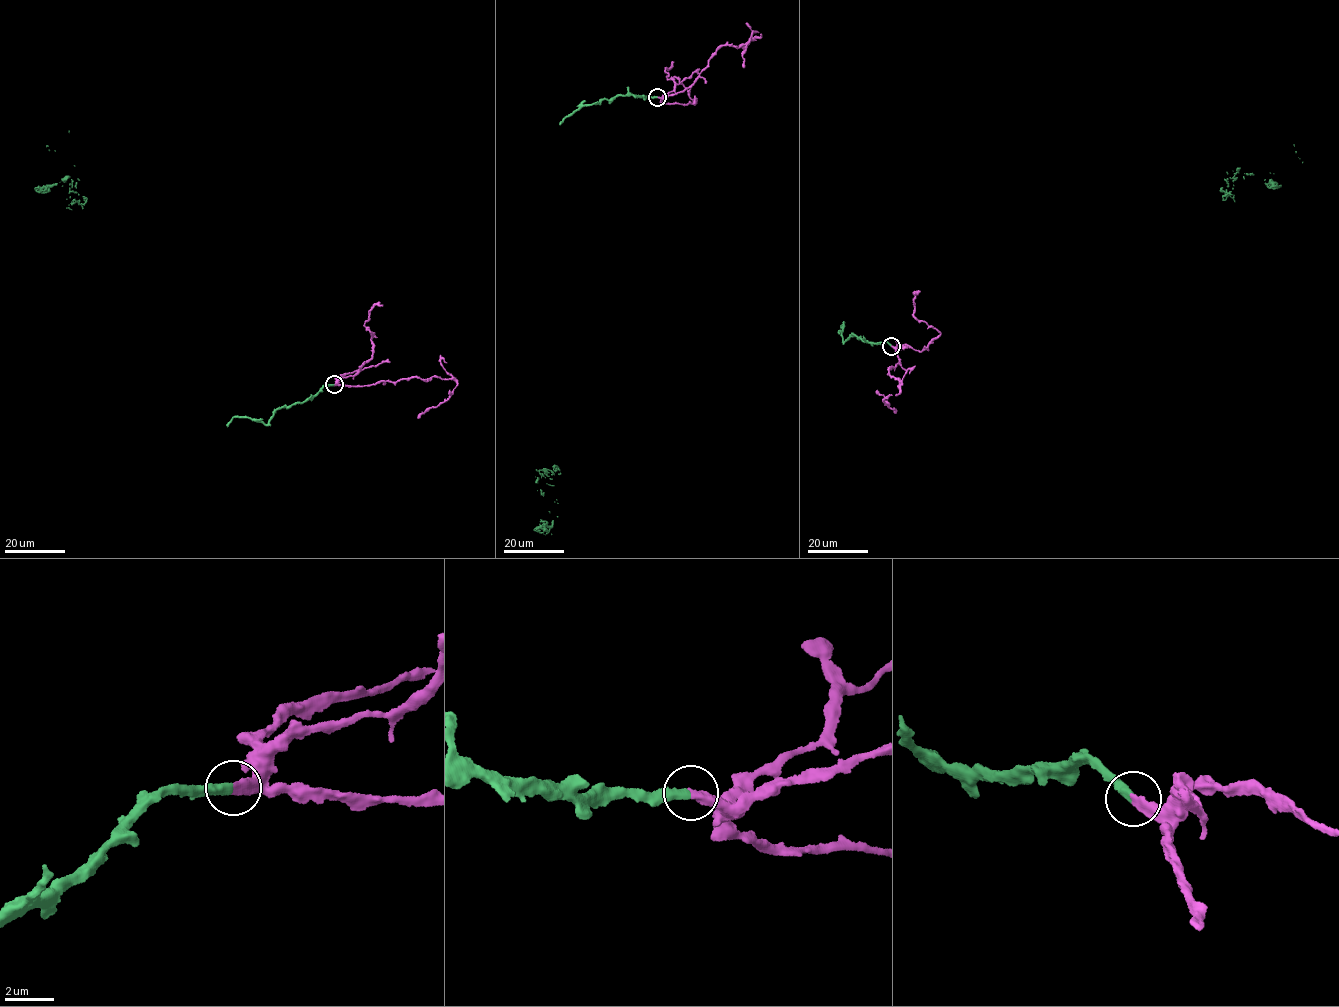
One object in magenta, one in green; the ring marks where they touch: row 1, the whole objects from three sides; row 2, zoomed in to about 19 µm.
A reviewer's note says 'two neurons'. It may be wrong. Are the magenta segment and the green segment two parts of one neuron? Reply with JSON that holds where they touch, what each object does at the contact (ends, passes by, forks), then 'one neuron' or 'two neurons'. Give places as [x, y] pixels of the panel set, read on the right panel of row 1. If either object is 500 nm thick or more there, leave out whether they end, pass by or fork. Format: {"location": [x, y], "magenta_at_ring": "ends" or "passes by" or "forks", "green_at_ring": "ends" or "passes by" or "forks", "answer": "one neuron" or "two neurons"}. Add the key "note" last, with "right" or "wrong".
{"location": [891, 346], "magenta_at_ring": "ends", "green_at_ring": "ends", "answer": "one neuron", "note": "wrong"}

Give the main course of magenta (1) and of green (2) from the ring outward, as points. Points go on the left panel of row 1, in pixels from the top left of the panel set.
1: (334, 384), (369, 385), (413, 377), (425, 379), (434, 376), (456, 381), (447, 400), (417, 418)
2: (334, 384), (322, 386), (302, 403), (278, 408), (267, 424), (233, 416), (50, 150)

